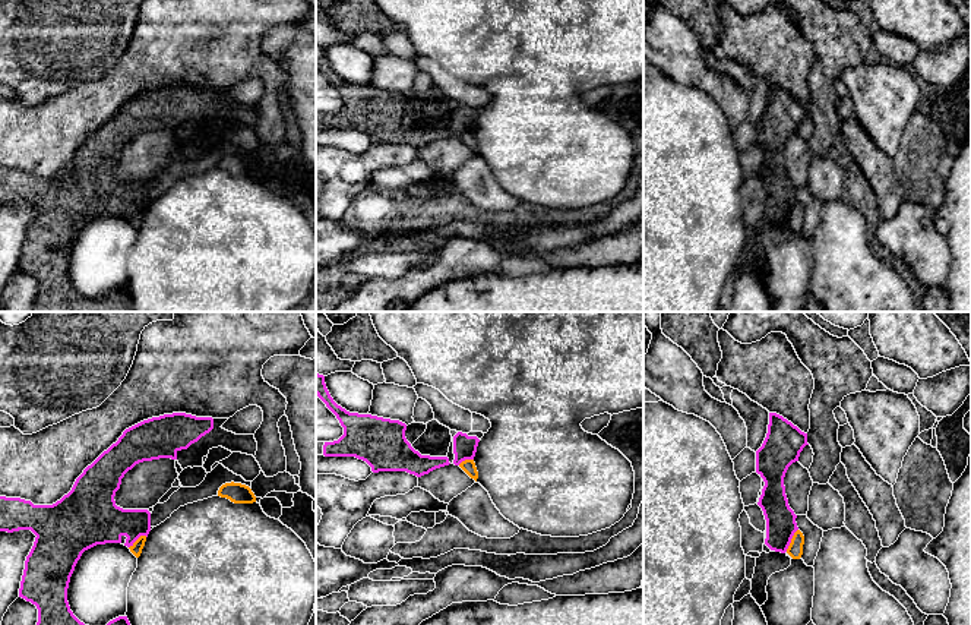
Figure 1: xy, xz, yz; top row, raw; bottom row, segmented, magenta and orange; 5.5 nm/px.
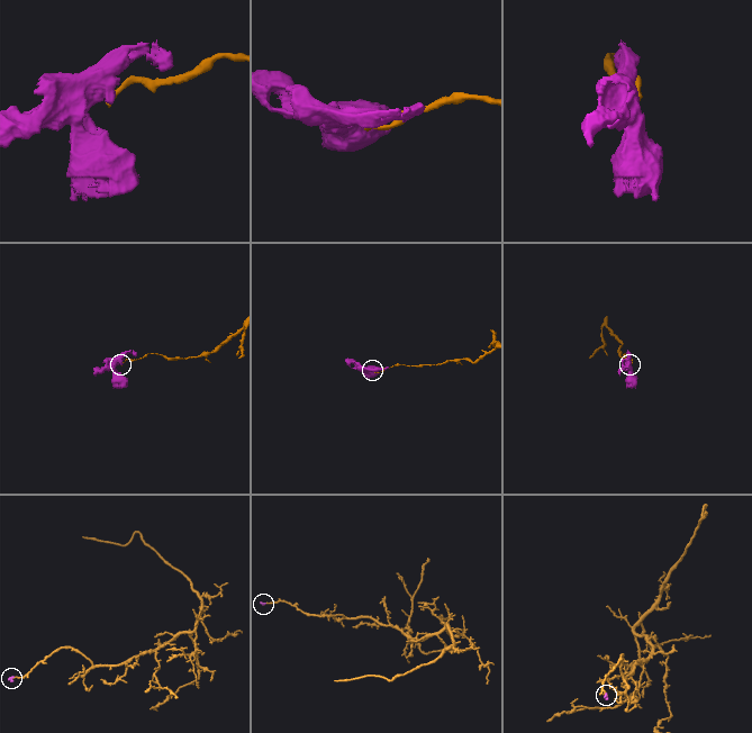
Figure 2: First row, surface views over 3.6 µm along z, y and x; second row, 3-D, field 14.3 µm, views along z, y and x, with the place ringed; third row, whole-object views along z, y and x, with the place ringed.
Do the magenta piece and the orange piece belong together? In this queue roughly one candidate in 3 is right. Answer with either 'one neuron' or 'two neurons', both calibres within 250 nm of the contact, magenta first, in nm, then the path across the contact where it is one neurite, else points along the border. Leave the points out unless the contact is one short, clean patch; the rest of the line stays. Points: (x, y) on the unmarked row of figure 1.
two neurons; calibres 160 and 80 nm; border yz (797, 201), (786, 223)

